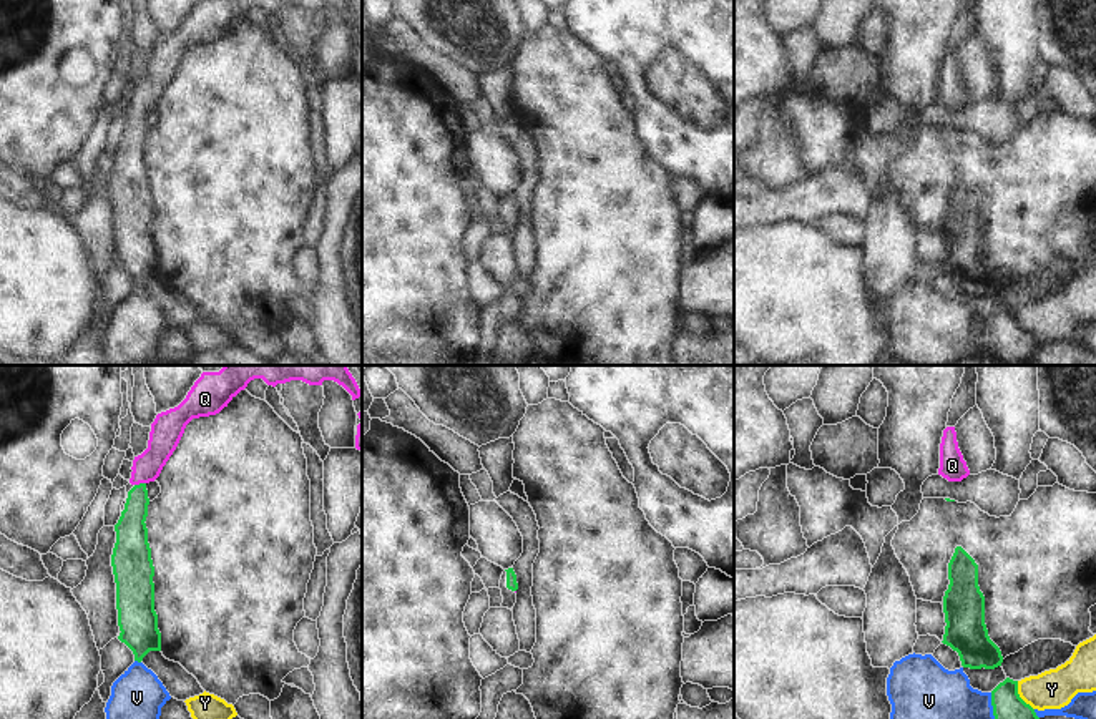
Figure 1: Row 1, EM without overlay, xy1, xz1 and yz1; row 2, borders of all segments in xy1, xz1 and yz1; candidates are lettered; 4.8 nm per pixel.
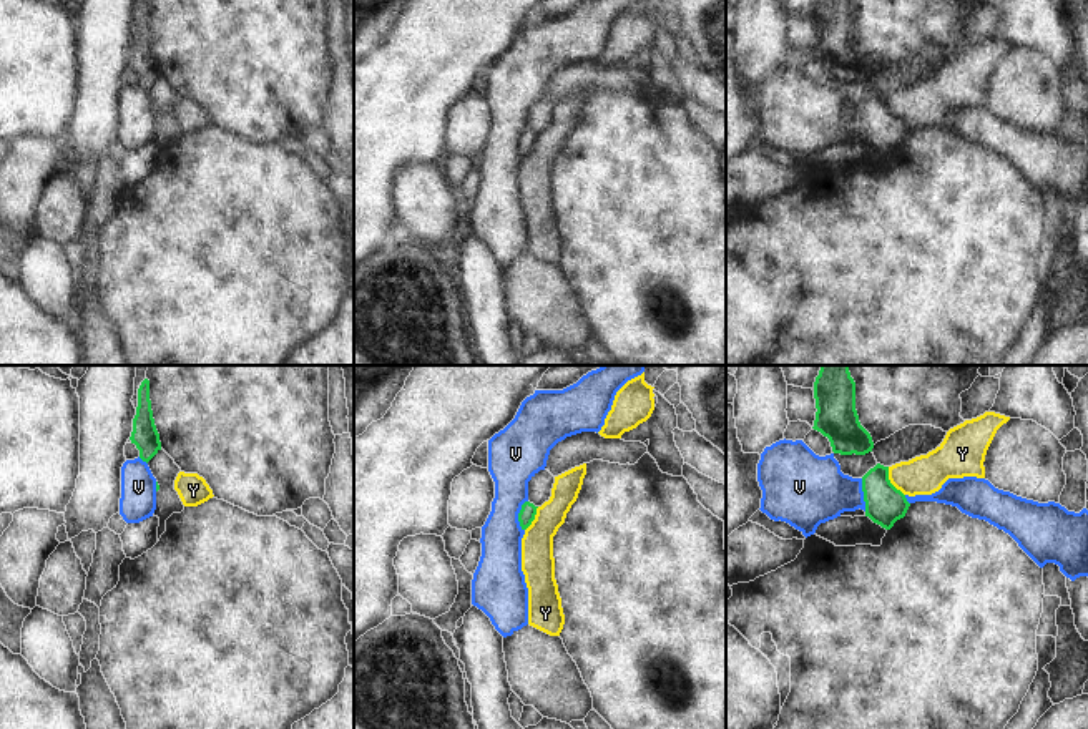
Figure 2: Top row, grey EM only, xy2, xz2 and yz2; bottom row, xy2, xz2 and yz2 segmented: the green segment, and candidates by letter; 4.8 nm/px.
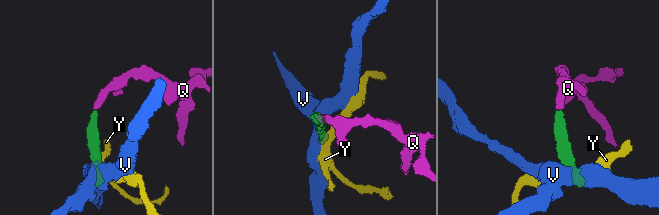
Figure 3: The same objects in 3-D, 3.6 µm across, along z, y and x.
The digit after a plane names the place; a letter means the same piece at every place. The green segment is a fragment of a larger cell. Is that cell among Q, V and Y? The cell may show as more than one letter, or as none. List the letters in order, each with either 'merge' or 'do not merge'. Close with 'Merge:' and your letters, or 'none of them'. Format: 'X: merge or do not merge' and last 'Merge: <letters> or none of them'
Q: merge
V: do not merge
Y: do not merge
Merge: Q

